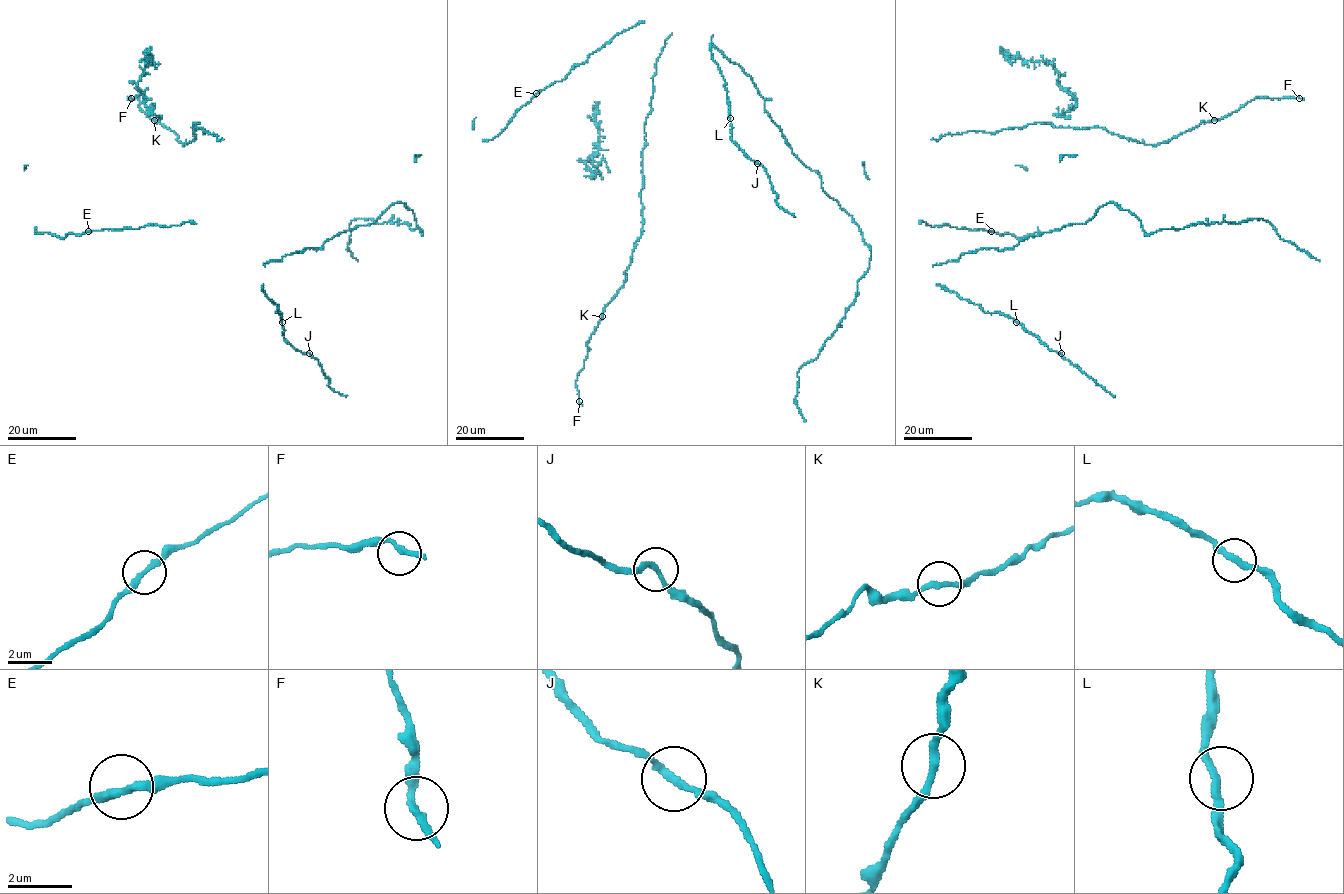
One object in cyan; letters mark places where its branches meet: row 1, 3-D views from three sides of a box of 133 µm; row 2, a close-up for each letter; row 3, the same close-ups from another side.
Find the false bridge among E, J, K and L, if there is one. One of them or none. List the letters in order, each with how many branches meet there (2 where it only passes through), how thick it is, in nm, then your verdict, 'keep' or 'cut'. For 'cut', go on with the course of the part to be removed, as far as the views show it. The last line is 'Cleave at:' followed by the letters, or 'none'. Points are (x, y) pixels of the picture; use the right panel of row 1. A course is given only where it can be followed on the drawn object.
E: branches 2; calibre 240 nm; keep
J: branches 2; calibre 240 nm; keep
K: branches 2; calibre 240 nm; cut; course (1214, 120), (1259, 98), (1303, 99)
L: branches 2; calibre 240 nm; keep
Cleave at: K

